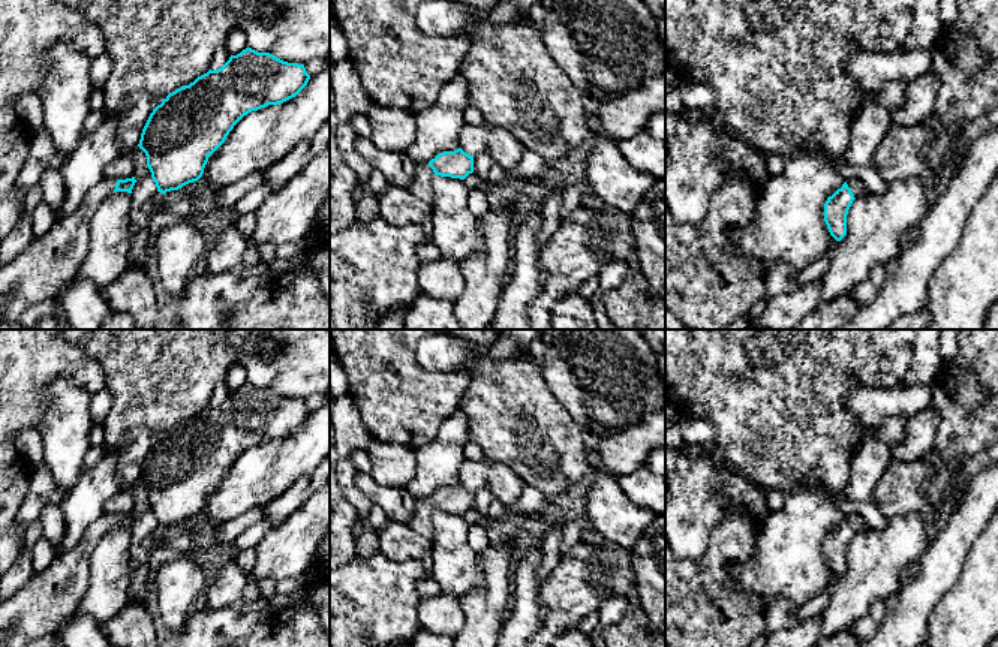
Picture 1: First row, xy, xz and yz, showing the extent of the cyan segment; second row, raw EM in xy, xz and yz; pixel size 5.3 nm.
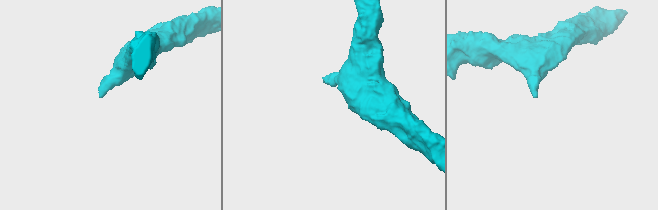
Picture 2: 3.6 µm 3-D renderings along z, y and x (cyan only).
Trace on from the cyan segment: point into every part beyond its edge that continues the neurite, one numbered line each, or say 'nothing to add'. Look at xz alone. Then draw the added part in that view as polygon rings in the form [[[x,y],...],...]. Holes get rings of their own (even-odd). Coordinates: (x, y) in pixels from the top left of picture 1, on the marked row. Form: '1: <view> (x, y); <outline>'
1: xz (421, 183); [[[417,163],[415,175],[408,190],[412,192],[420,199],[433,204],[435,201],[433,187],[432,187],[433,177],[435,172],[429,166],[429,163]]]

